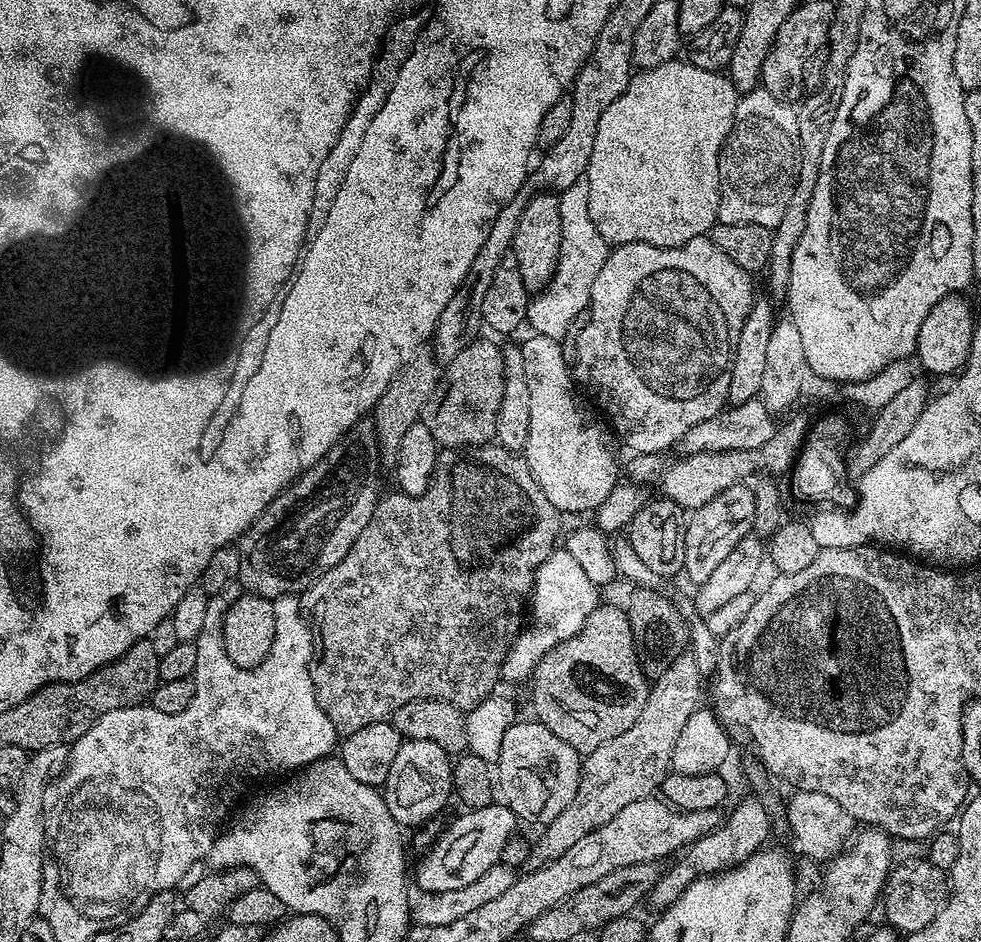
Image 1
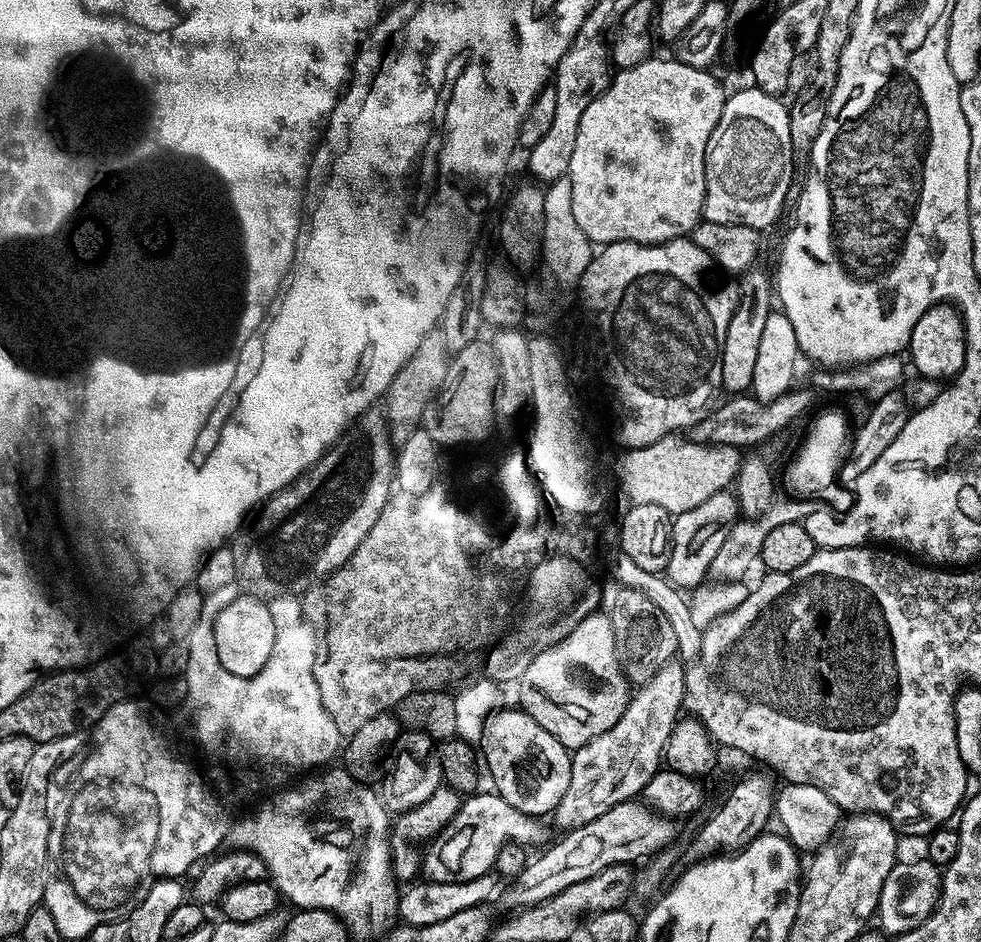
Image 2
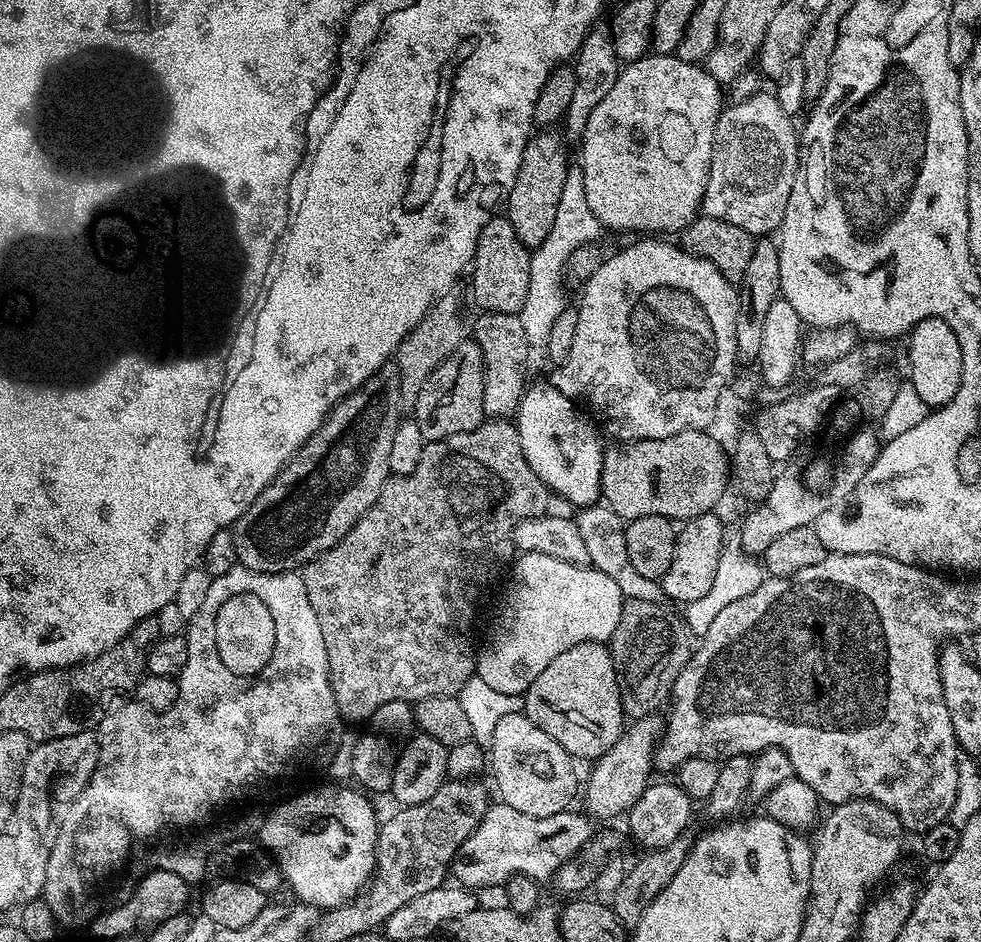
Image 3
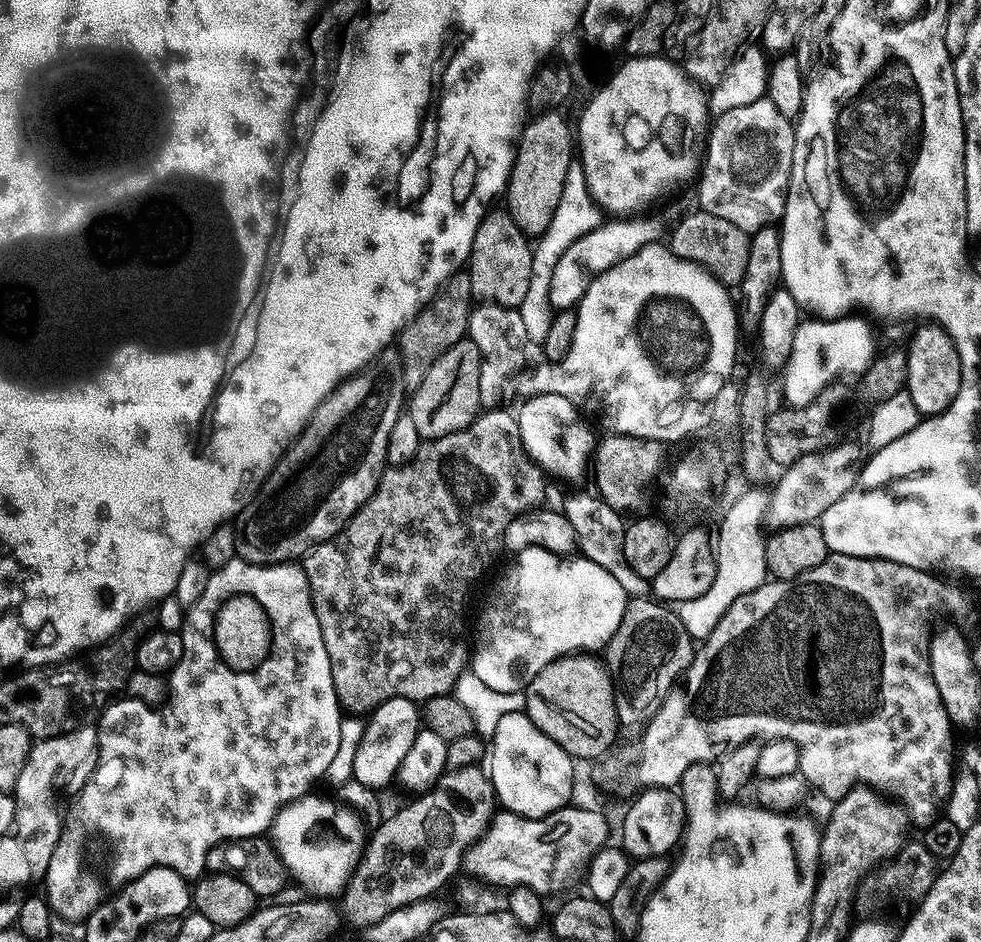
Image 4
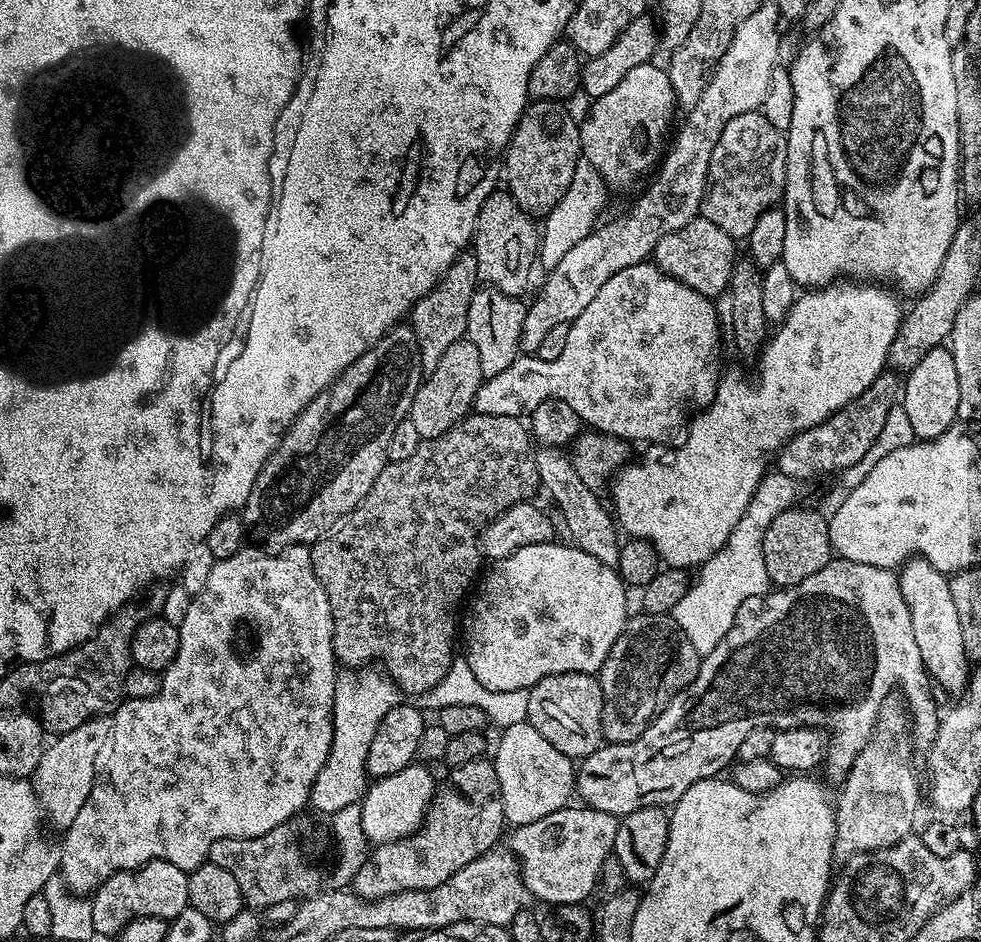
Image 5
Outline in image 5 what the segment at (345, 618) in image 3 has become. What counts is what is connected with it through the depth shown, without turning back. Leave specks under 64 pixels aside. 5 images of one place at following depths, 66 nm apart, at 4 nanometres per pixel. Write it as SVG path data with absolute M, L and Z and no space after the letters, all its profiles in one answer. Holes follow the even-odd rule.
M469 414L438 438L421 440L418 450L414 450L414 454L410 454L410 458L405 458L403 462L385 464L382 474L378 474L378 478L374 478L374 486L370 486L370 494L366 494L366 498L362 498L362 502L358 502L358 506L354 510L350 510L350 514L342 517L327 534L311 545L312 569L326 590L332 611L332 649L337 661L345 669L355 670L379 662L383 671L392 677L392 681L396 683L401 693L408 695L409 692L412 696L420 696L423 692L424 695L431 693L432 688L444 680L444 675L454 662L452 647L458 644L456 611L460 608L460 599L464 595L466 595L465 597L469 595L470 589L481 571L481 531L491 520L498 518L500 512L505 512L507 508L515 504L531 501L532 495L541 487L538 466L535 465L533 456L534 444L532 446L531 443L533 444L533 441L530 439L529 429L523 419Z

